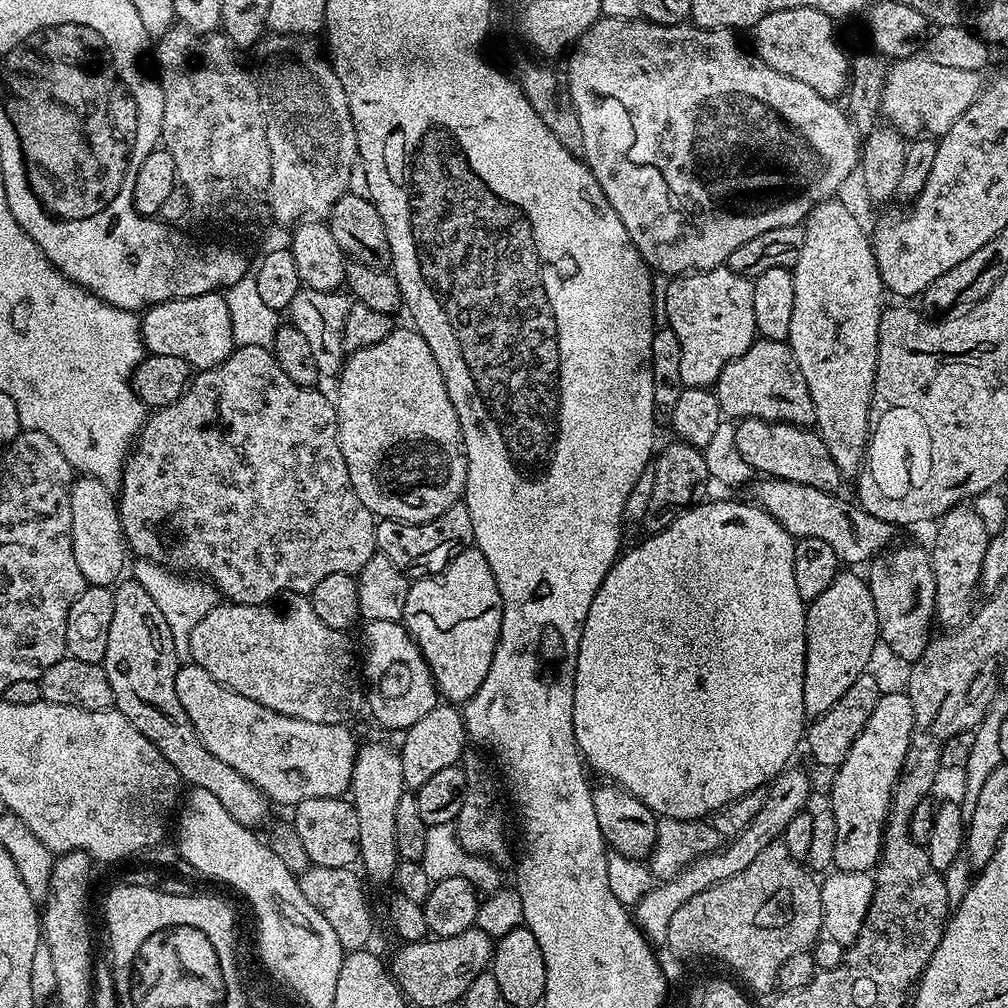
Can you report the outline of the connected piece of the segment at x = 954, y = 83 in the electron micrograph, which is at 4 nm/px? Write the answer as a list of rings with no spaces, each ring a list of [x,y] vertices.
[[[917,54],[908,60],[897,60],[888,68],[885,88],[882,90],[880,113],[887,123],[905,138],[939,138],[966,114],[966,110],[980,97],[982,91],[980,72],[974,70],[957,70],[950,66],[942,66],[928,59],[927,55]]]

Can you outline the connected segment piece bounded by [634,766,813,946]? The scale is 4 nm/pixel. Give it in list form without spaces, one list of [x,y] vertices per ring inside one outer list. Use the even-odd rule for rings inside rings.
[[[795,766],[785,768],[767,785],[767,790],[766,802],[762,802],[762,810],[758,810],[758,814],[750,818],[750,823],[746,826],[746,830],[742,830],[742,834],[727,841],[726,846],[722,846],[716,852],[692,860],[678,874],[674,874],[674,878],[657,883],[641,900],[635,901],[634,919],[640,925],[640,931],[653,945],[667,945],[670,918],[674,918],[674,910],[678,910],[678,906],[690,902],[694,894],[702,894],[702,890],[710,890],[710,886],[718,882],[726,882],[726,878],[734,878],[734,874],[742,874],[742,870],[746,870],[746,866],[750,866],[750,862],[754,862],[754,858],[758,858],[758,854],[762,854],[766,846],[777,843],[783,837],[786,826],[790,826],[790,821],[809,807],[808,796],[813,795],[812,783],[807,771],[803,767],[800,769]]]

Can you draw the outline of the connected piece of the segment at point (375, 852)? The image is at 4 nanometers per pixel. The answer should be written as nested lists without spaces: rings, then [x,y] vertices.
[[[388,744],[359,745],[352,783],[350,803],[358,814],[358,838],[360,839],[359,867],[364,867],[363,875],[372,880],[391,881],[396,875],[398,857],[394,842],[394,813],[398,801],[406,795],[406,785],[402,778],[402,762],[399,751]]]

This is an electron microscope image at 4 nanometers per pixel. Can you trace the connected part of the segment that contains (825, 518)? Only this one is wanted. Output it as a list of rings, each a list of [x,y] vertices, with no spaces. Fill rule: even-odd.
[[[775,478],[757,479],[752,486],[751,499],[759,508],[766,510],[766,514],[773,516],[793,538],[803,538],[805,536],[822,538],[822,542],[827,542],[834,549],[834,554],[845,565],[867,565],[873,556],[880,555],[883,549],[889,547],[897,539],[897,537],[895,538],[897,529],[890,522],[882,522],[878,518],[874,518],[874,514],[865,512],[863,508],[855,503],[852,503],[853,505],[847,504],[840,497],[840,494],[814,490],[814,486],[802,486],[802,482],[790,482],[789,480],[778,480]]]

